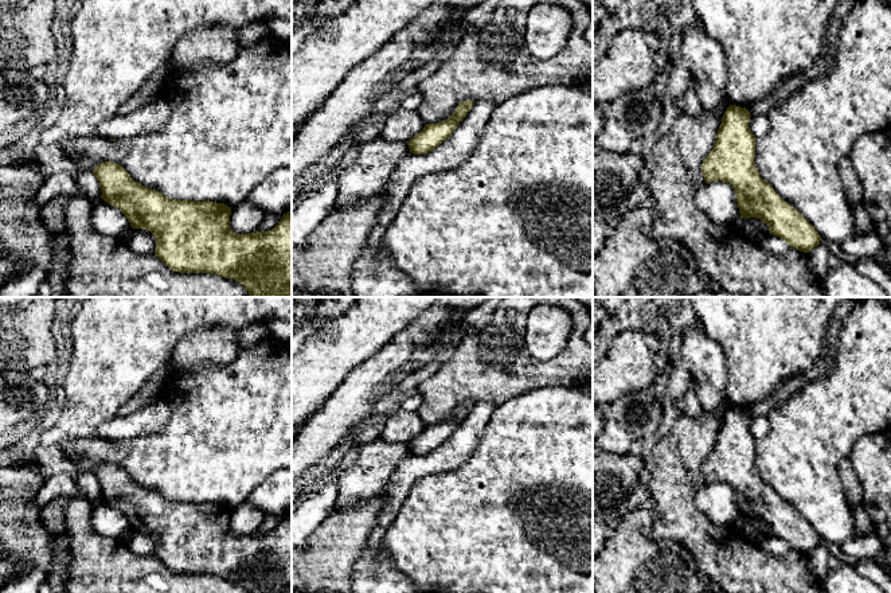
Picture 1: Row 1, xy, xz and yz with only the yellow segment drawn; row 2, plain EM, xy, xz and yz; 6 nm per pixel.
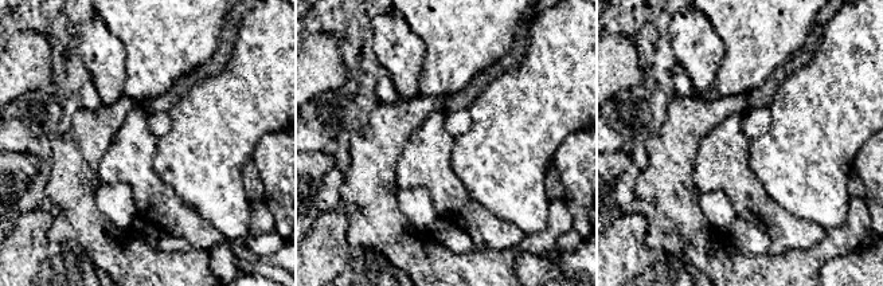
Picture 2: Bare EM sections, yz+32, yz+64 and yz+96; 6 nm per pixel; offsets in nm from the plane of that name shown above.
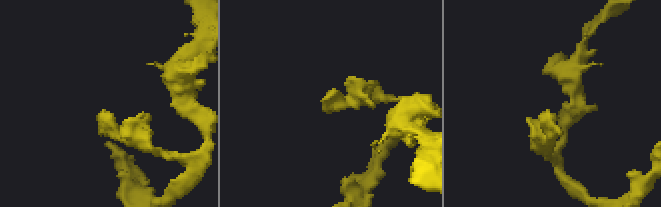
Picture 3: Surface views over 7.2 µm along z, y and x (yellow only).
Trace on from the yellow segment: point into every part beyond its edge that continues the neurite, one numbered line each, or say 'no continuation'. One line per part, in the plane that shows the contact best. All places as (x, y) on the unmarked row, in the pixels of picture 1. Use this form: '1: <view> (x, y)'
no continuation

